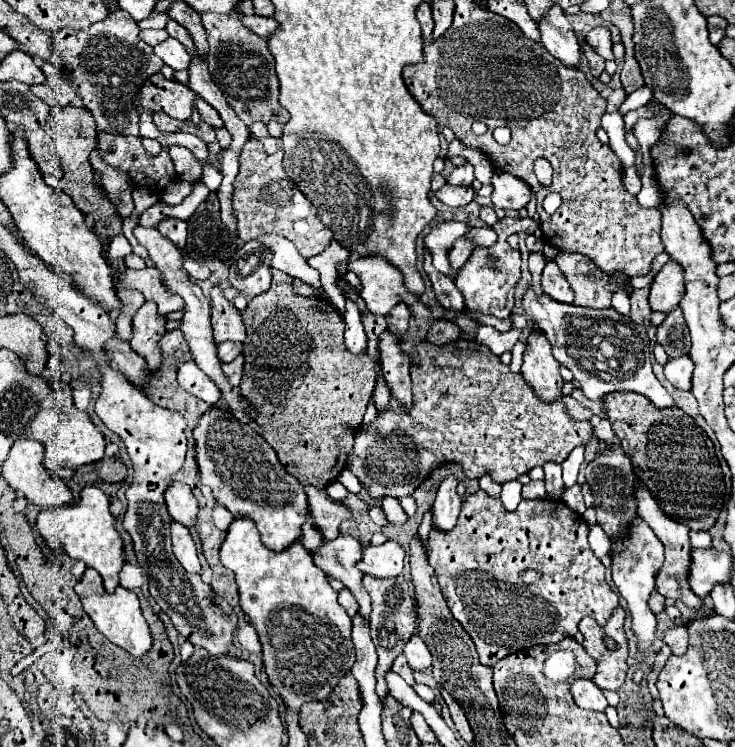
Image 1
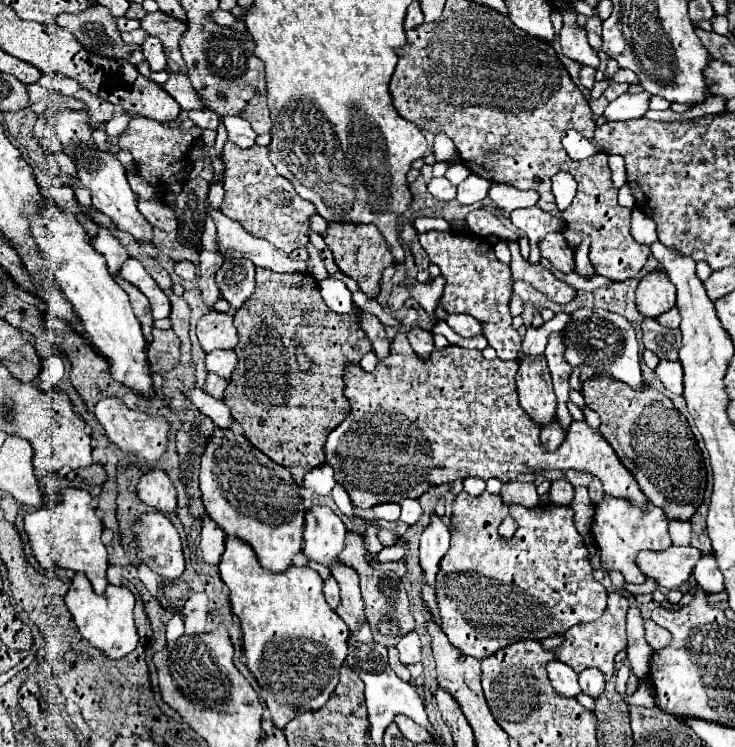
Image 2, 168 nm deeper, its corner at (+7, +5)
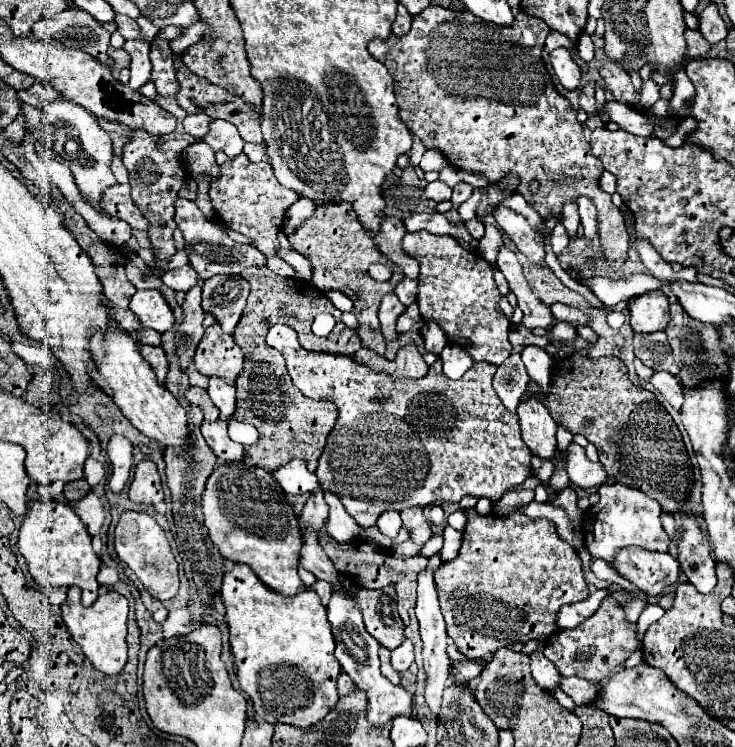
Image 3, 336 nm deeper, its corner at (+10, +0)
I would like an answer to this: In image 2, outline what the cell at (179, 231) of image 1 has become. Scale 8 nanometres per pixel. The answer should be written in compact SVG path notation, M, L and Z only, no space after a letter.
M137 198L137 208L139 208L139 212L143 212L143 216L151 222L153 228L159 228L159 230L165 230L165 232L171 232L171 230L177 228L175 212L171 208L167 208L165 204Z

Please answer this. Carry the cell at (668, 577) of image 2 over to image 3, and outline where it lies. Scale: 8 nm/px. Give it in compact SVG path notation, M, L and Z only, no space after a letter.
M624 547L618 551L614 569L620 571L646 595L662 595L666 587L680 577L680 561L666 553L652 553L640 547Z

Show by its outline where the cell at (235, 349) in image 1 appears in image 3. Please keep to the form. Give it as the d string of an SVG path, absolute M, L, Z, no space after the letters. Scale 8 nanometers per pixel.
M210 377L208 379L208 395L214 401L214 405L220 409L220 419L230 421L232 413L236 409L236 389L234 389L234 385L220 381L220 377Z

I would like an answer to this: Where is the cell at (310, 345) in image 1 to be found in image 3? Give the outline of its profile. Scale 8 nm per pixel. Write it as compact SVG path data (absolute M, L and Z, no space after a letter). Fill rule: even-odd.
M262 267L244 269L240 273L250 283L250 297L246 309L234 329L234 339L244 353L244 371L236 379L236 413L232 419L242 423L252 423L260 431L260 439L254 445L246 445L246 453L264 469L276 471L292 459L302 459L308 471L316 469L318 457L326 445L328 433L336 423L336 407L328 401L314 401L304 397L300 389L290 387L288 371L284 365L282 353L276 353L266 343L268 327L274 323L290 325L308 351L330 351L330 353L346 353L354 355L362 343L354 329L346 327L340 321L340 311L324 297L324 293L310 283L296 277L280 277L274 273L266 273ZM318 313L330 313L336 317L336 325L328 337L316 337L310 329L314 317Z

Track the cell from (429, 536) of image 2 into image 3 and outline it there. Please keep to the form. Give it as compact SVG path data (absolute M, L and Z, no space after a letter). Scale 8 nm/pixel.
M436 553L434 557L430 557L430 565L420 571L420 577L418 577L418 601L416 601L416 617L420 621L420 637L422 637L422 643L424 643L422 657L424 657L424 671L426 671L426 705L434 715L438 715L438 711L440 711L442 693L444 693L444 689L448 685L448 675L450 675L450 671L448 671L450 659L446 655L448 635L446 635L446 625L444 625L440 607L438 607L438 593L436 593L436 585L434 585L434 569L440 563L442 563L440 553Z

